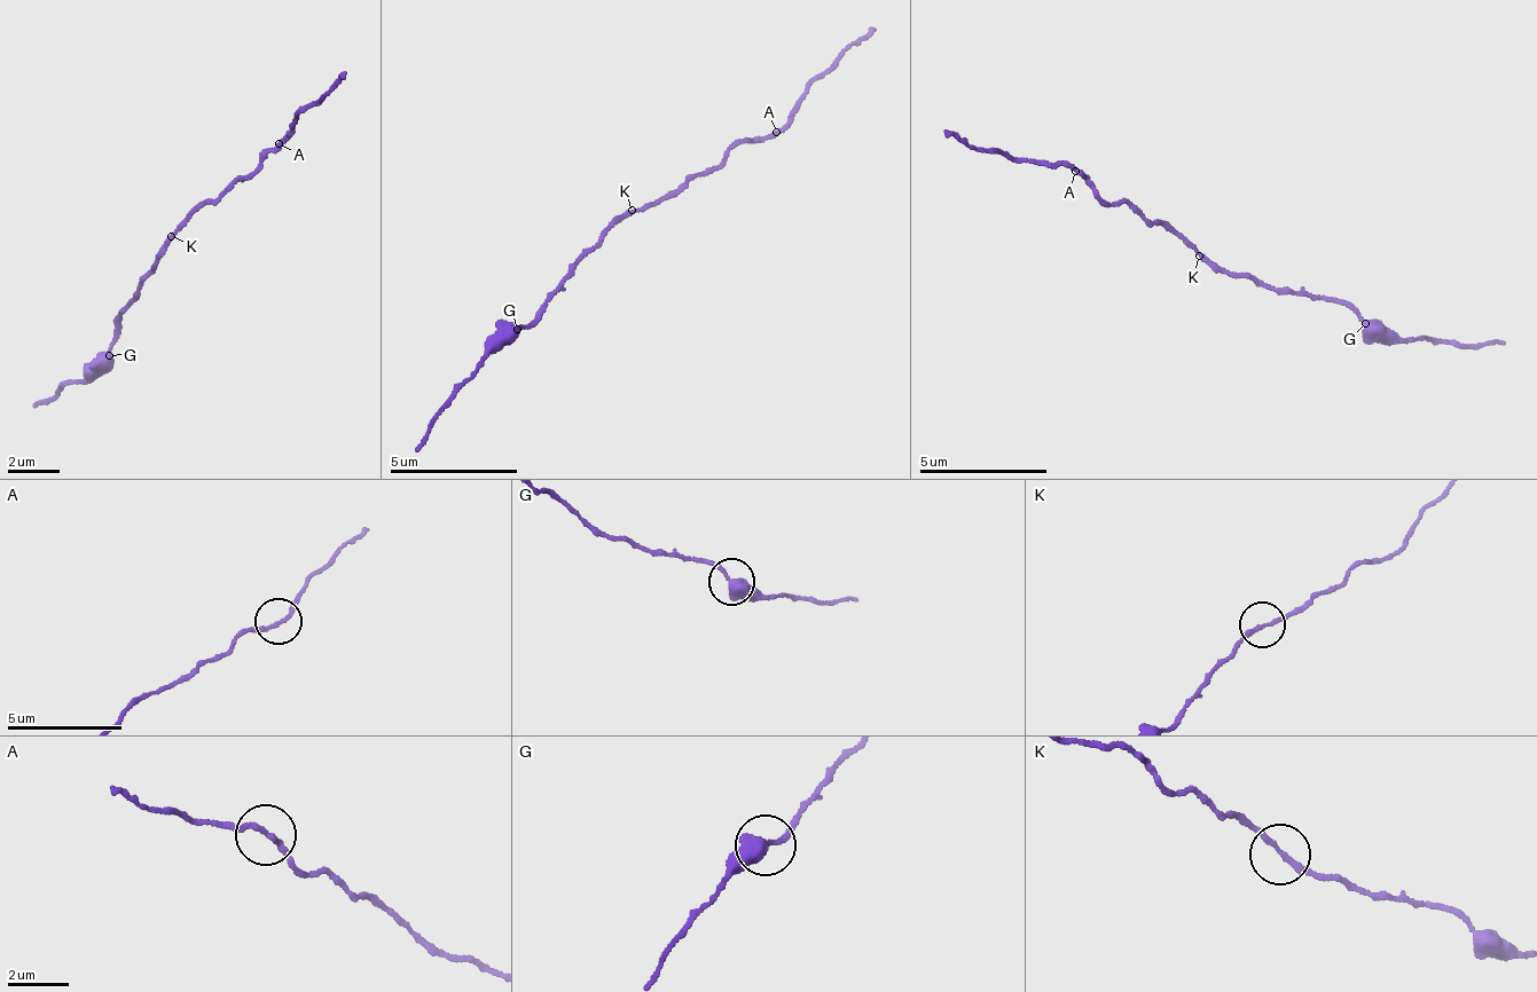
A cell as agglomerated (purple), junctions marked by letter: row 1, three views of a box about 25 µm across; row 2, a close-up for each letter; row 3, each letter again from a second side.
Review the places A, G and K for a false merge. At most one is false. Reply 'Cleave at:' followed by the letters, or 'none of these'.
Cleave at: none of these

